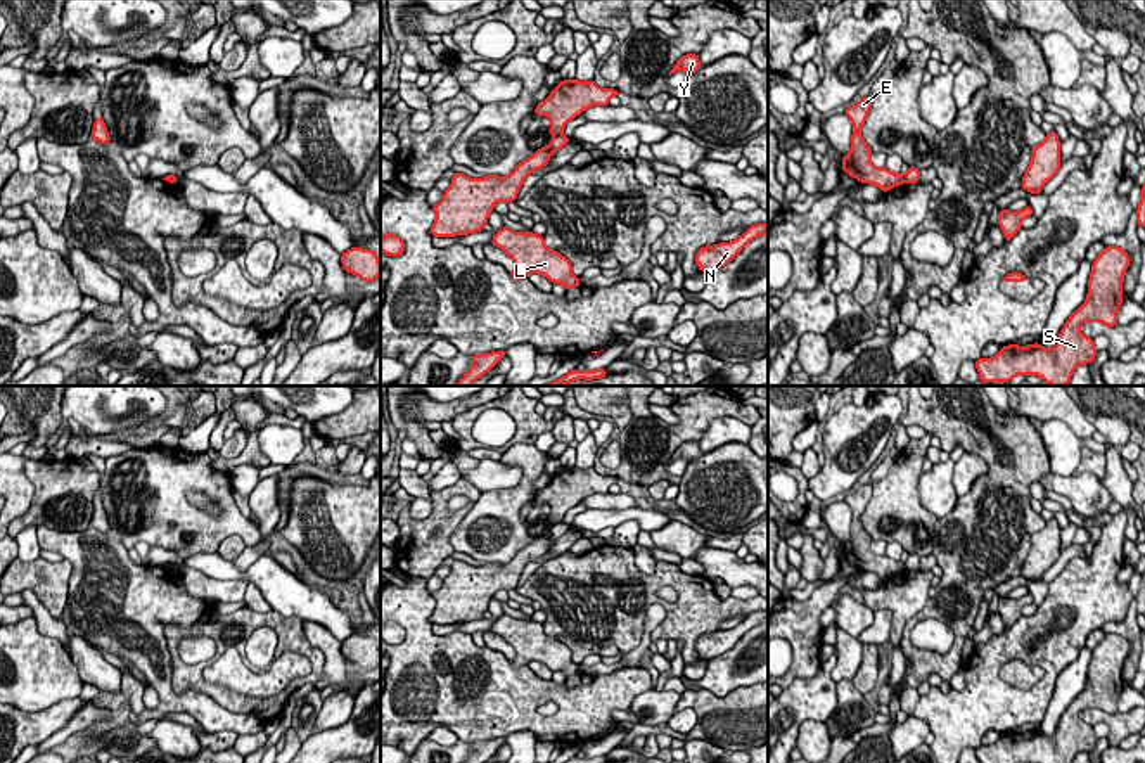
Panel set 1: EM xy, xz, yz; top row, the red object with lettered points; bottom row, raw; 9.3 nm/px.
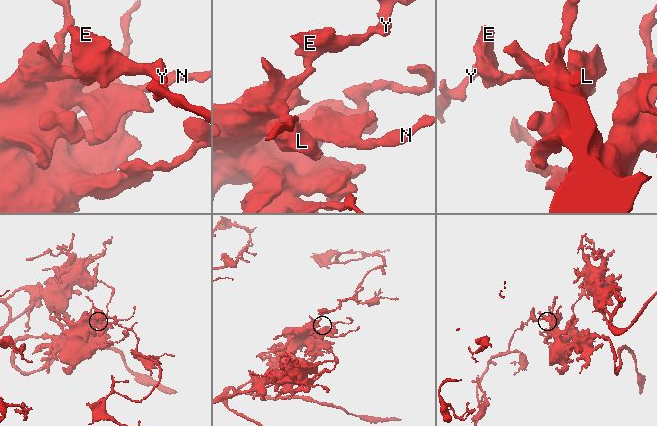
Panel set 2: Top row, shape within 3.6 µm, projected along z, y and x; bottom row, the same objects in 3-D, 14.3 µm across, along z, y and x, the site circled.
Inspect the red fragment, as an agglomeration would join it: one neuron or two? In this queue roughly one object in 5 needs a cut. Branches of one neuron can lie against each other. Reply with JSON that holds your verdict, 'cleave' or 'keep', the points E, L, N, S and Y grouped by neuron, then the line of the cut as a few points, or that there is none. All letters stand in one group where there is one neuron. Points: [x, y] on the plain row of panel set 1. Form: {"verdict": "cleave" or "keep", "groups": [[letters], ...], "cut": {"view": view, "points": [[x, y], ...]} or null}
{"verdict": "cleave", "groups": [["E", "Y"], ["L", "N", "S"]], "cut": {"view": "xz", "points": [[561, 521], [554, 525]]}}

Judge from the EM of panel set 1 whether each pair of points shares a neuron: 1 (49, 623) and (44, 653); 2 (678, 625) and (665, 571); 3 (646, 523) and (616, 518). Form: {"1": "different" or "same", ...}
{"1": "different", "2": "same", "3": "same"}

